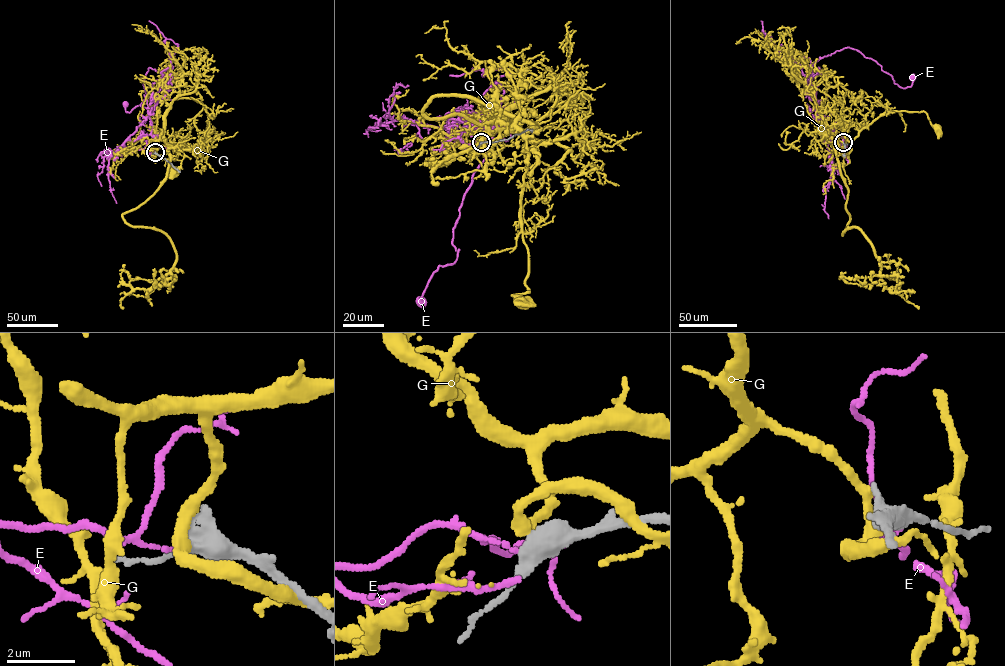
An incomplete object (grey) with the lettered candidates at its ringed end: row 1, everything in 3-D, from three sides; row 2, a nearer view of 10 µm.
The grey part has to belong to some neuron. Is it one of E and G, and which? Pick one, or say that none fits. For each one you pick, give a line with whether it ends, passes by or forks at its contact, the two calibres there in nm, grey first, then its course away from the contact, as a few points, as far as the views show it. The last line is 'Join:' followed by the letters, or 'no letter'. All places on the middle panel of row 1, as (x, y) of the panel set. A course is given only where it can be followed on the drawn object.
Join: no letter

